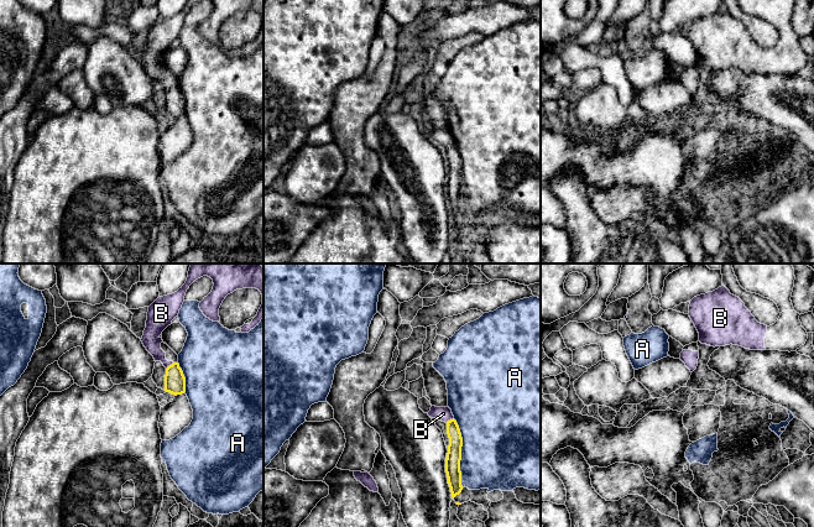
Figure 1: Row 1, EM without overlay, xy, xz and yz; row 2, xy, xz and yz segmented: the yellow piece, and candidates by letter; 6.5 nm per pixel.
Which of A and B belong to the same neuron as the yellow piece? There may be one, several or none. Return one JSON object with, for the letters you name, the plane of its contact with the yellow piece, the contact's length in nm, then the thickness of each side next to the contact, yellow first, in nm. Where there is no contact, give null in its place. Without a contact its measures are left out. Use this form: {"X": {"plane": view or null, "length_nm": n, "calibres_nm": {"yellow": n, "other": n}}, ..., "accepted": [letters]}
{"accepted": []}

